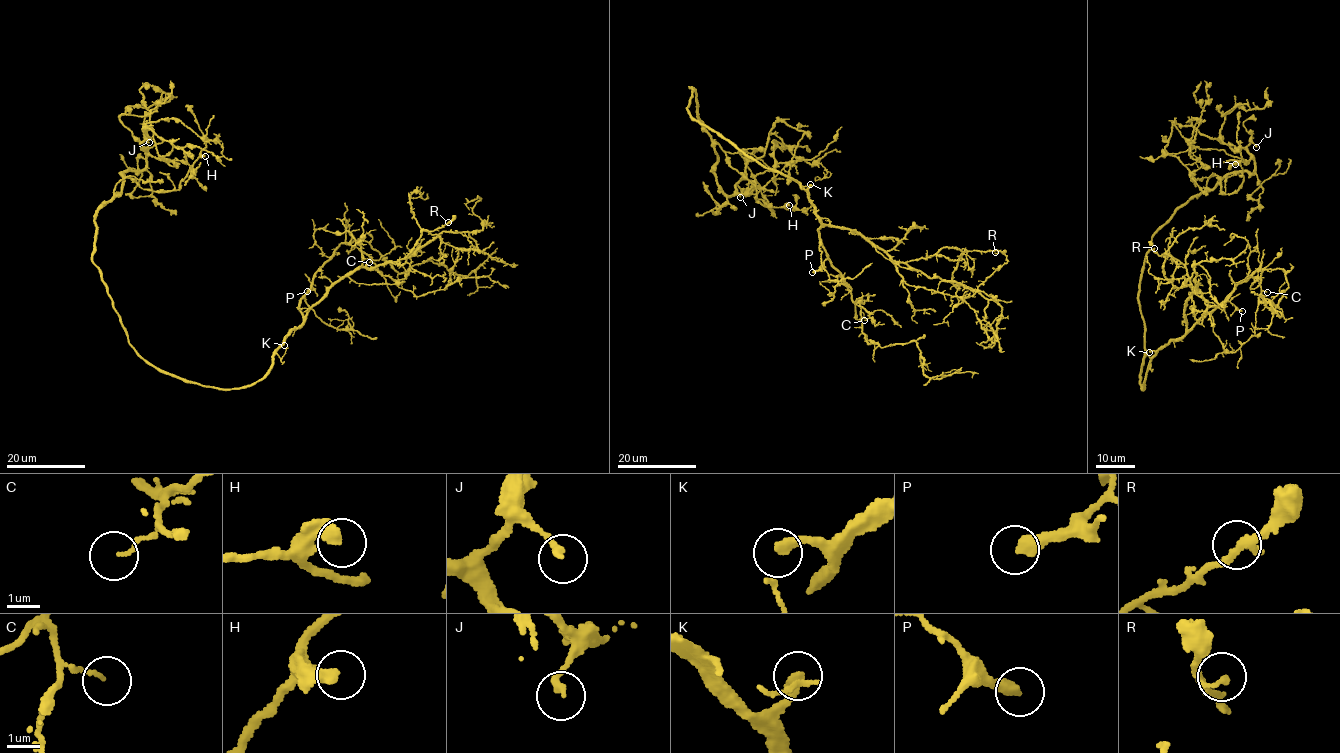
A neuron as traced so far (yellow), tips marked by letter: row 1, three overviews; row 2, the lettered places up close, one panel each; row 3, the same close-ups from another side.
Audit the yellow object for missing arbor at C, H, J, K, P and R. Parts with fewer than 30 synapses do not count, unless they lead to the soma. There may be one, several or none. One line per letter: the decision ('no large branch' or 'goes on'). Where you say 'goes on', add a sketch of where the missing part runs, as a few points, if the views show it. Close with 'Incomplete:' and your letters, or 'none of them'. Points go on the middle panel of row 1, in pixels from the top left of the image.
C: no large branch
H: no large branch
J: no large branch
K: goes on | (810, 184), (809, 178), (821, 169), (858, 171), (901, 163), (998, 181), (1020, 145), (1026, 146)
P: no large branch
R: no large branch
Incomplete: K

